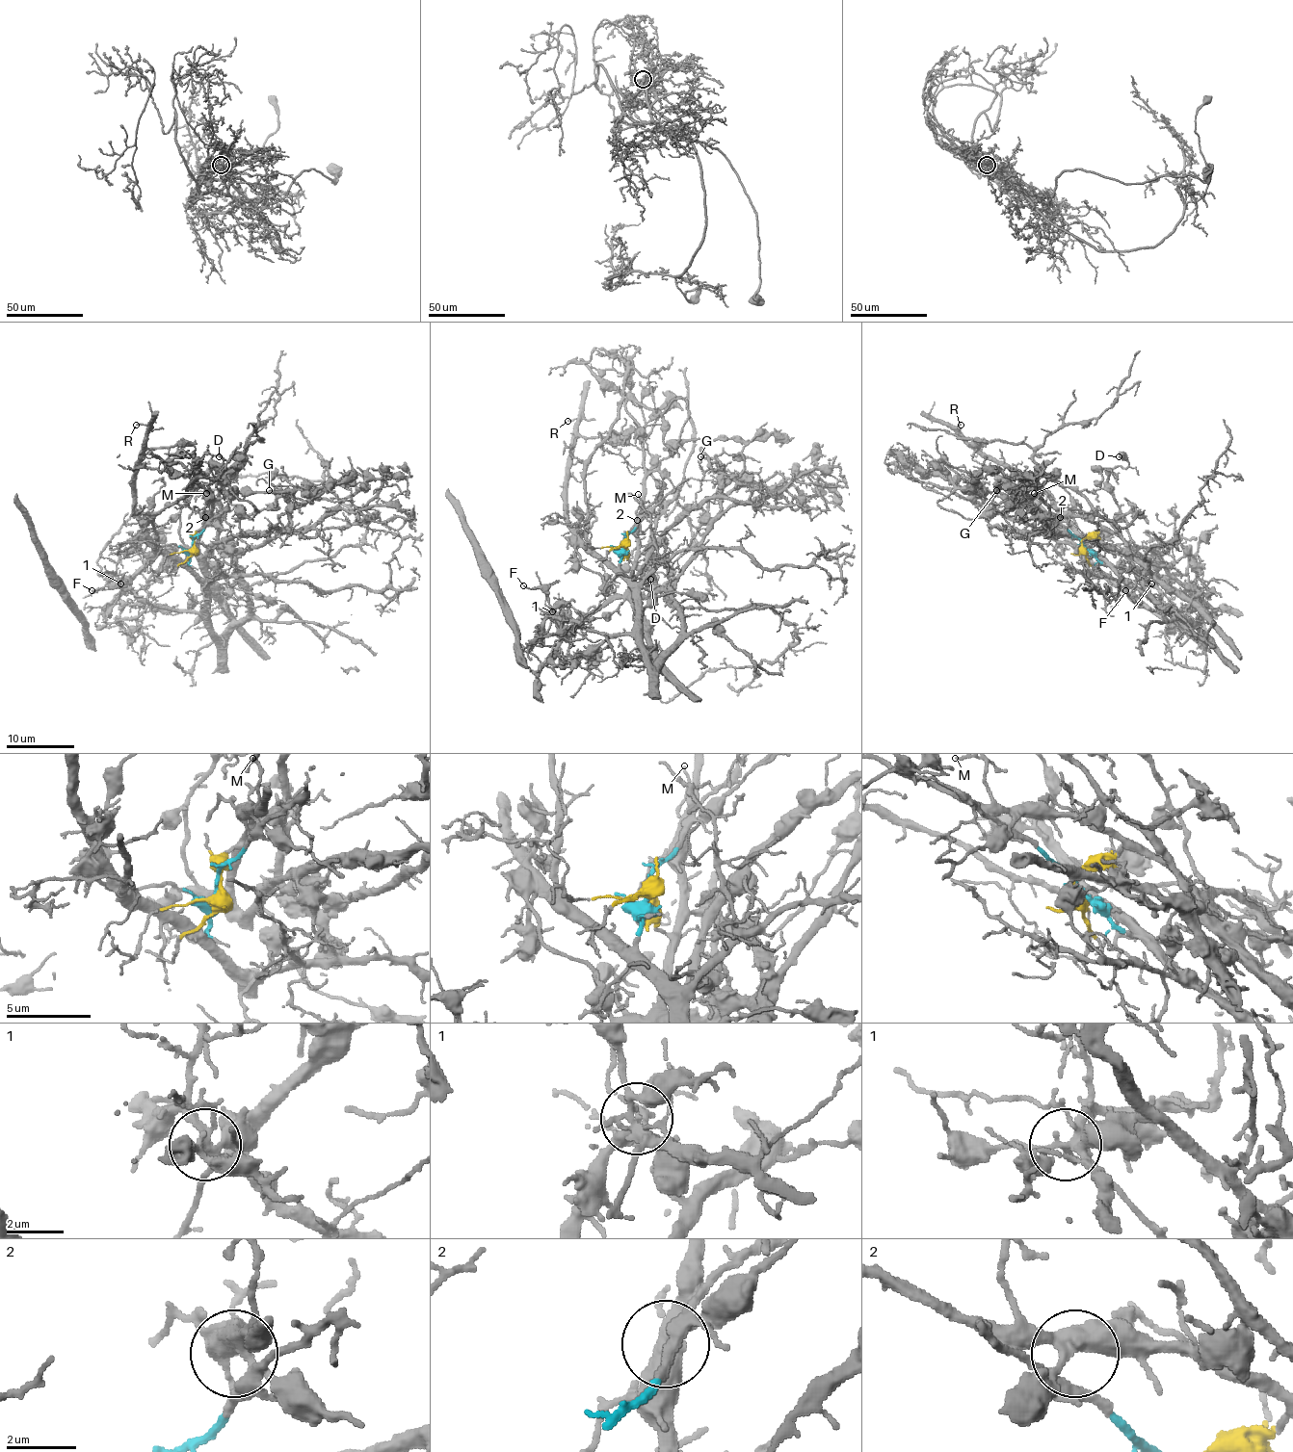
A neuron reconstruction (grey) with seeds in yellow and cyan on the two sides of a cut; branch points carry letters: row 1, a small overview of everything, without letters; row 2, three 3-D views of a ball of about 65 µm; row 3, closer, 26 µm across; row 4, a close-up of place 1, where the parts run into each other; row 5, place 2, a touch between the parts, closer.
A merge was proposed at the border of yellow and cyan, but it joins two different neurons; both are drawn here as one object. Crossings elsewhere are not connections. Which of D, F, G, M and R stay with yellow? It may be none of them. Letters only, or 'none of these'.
D, F, M

